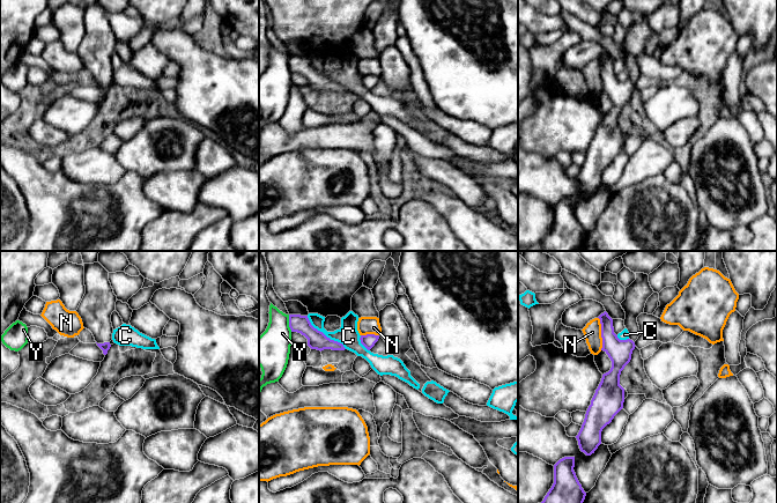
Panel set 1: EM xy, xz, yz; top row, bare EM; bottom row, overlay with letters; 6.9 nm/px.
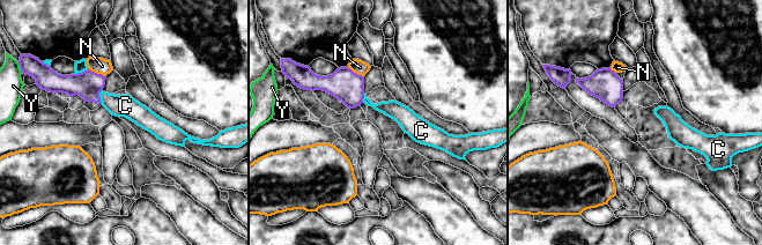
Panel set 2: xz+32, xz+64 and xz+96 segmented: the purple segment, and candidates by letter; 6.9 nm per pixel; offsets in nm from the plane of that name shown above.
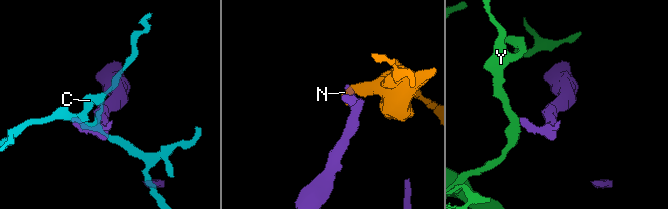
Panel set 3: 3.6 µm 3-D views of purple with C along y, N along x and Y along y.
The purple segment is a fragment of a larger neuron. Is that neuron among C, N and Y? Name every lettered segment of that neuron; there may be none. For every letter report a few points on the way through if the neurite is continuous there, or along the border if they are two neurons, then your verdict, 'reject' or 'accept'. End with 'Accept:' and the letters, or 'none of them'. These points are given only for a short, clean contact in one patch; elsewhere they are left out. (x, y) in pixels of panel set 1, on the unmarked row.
C: reject
N: along yz (598, 58), (601, 90) | reject
Y: along xz (288, 56), (288, 67), (291, 72) | reject
Accept: none of them

